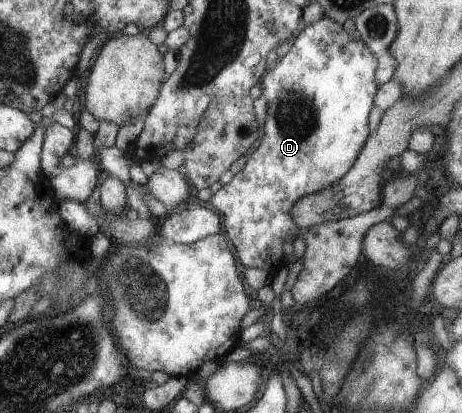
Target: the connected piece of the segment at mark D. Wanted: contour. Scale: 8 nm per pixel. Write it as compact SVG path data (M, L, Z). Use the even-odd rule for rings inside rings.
M323 17L314 24L302 27L289 47L264 74L260 88L269 104L264 136L258 148L249 154L244 168L208 200L224 217L228 241L236 248L240 263L246 269L260 268L274 276L284 265L284 244L297 238L298 226L292 220L294 204L302 196L334 186L344 174L350 172L370 135L368 116L372 110L372 100L378 95L376 66L378 60L362 40L354 40L344 32L342 24Z

